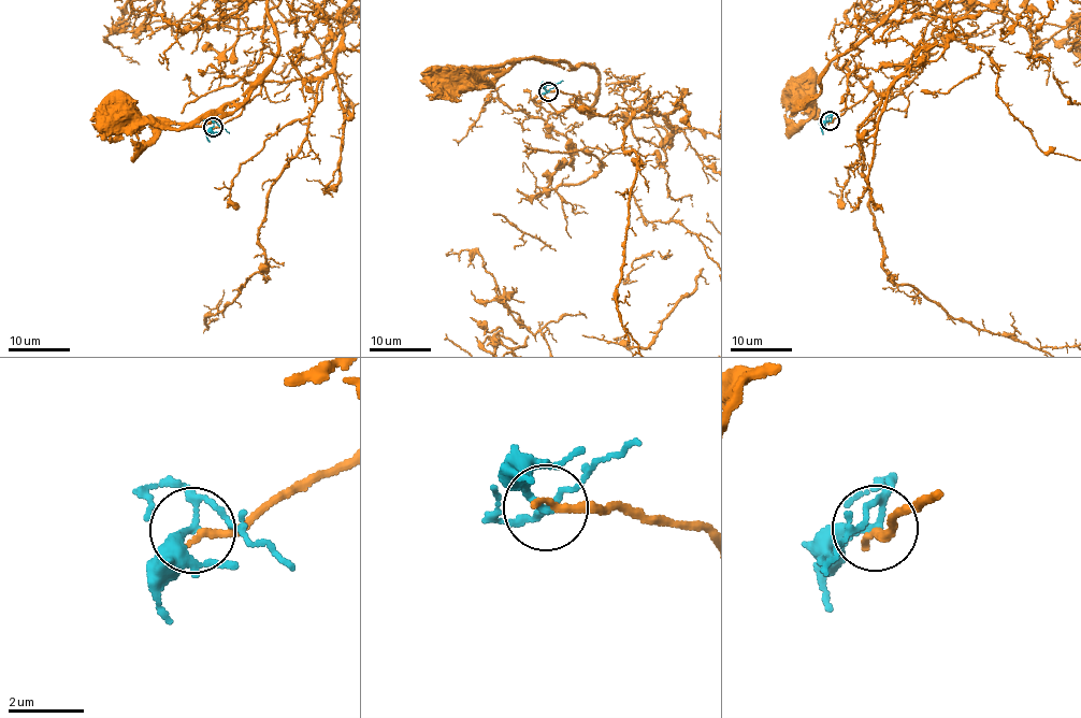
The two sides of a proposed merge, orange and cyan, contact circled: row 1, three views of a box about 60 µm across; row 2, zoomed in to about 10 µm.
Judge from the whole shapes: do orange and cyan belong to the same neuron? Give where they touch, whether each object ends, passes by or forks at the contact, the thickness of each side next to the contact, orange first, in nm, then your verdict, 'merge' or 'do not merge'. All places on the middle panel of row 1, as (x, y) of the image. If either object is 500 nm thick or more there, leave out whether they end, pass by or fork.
at (548, 91); orange ends there; cyan forks there; 200 nm thick on the orange side, 160 nm on the other; merge

